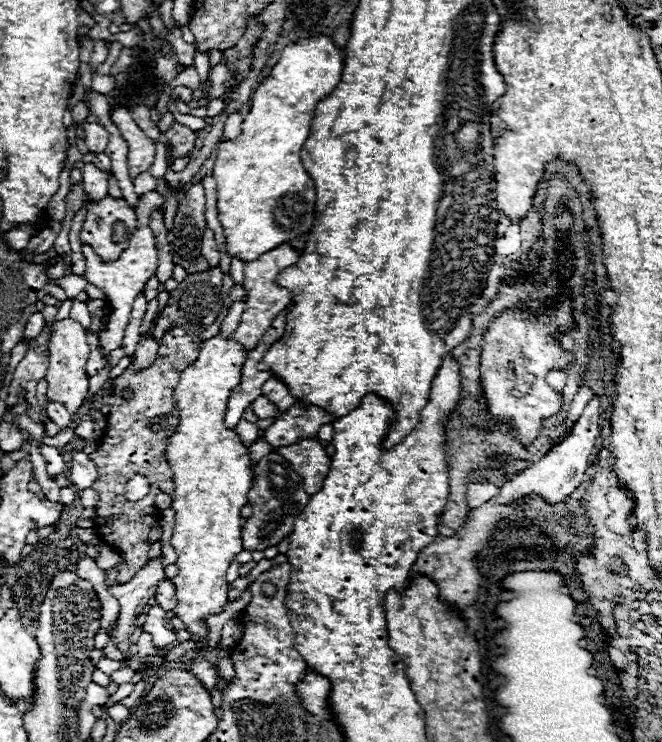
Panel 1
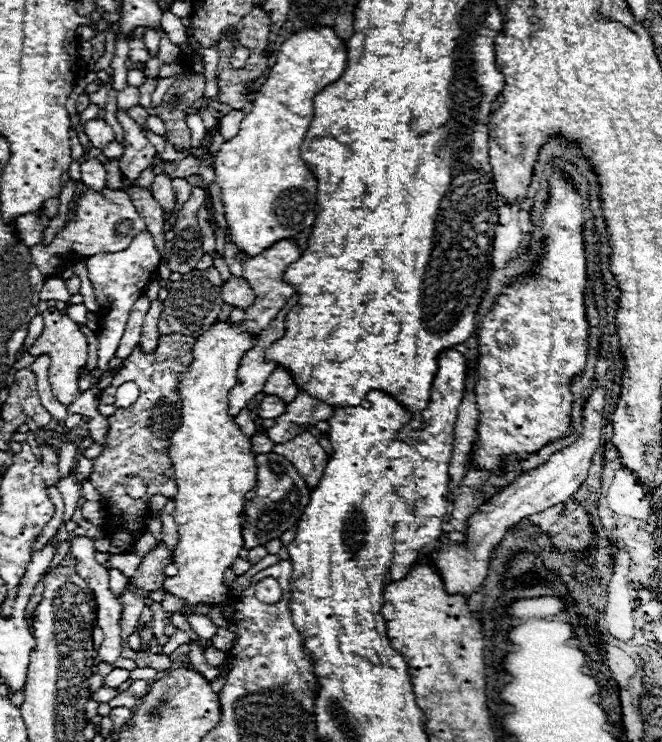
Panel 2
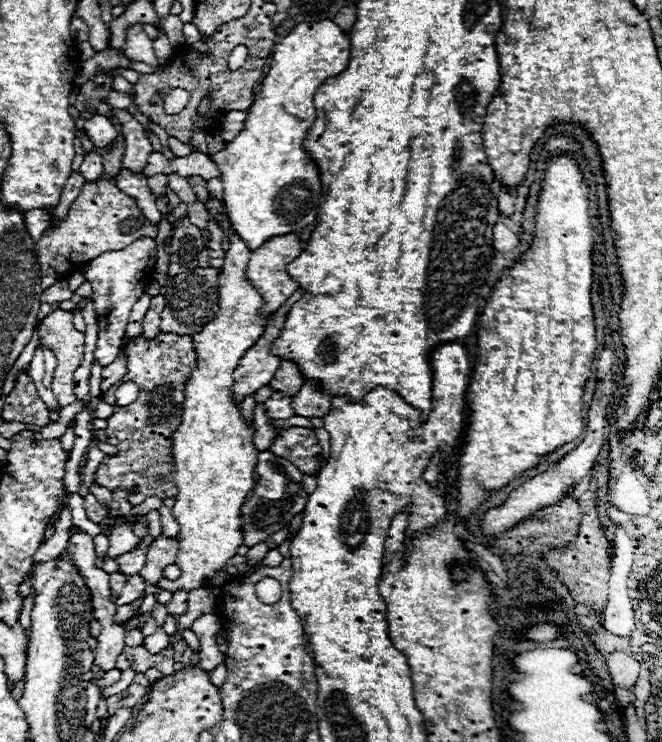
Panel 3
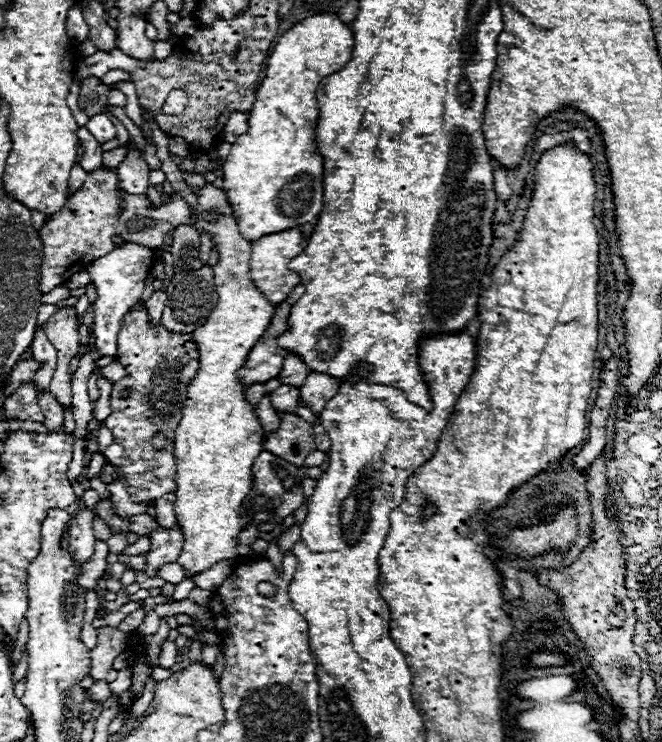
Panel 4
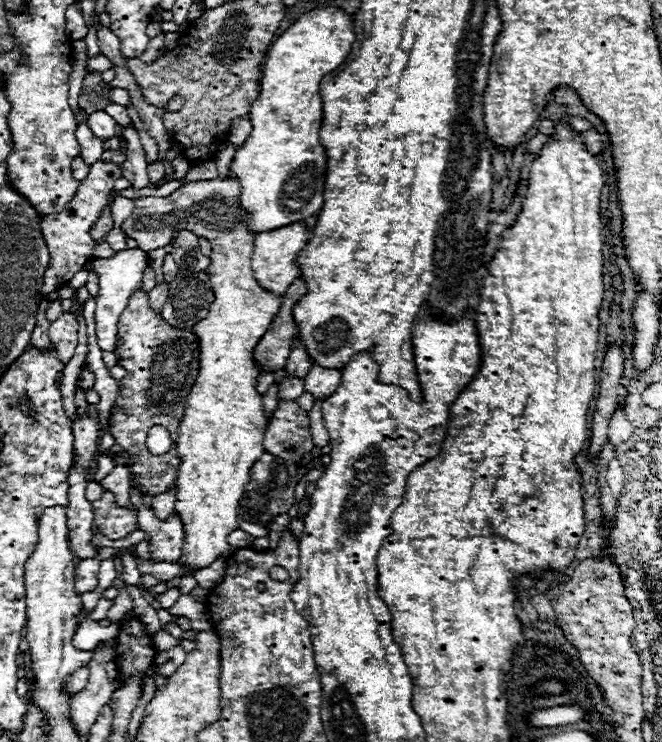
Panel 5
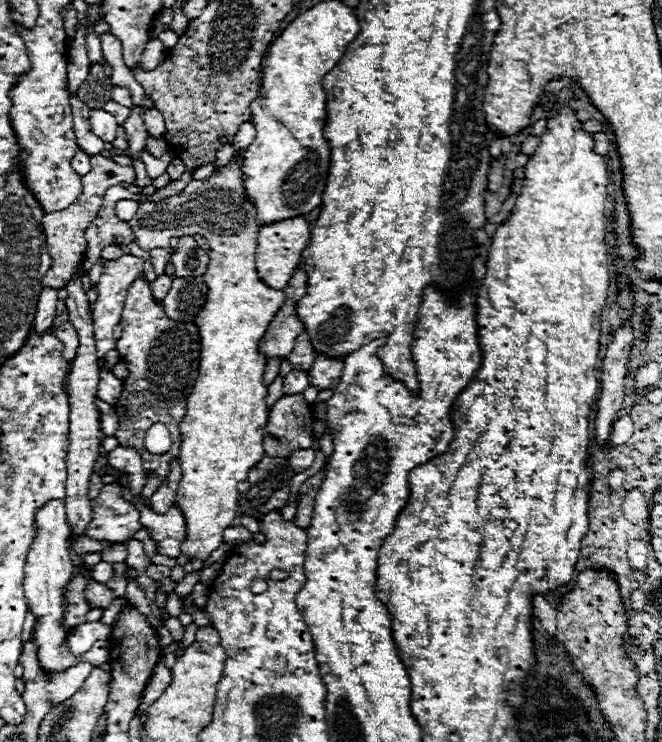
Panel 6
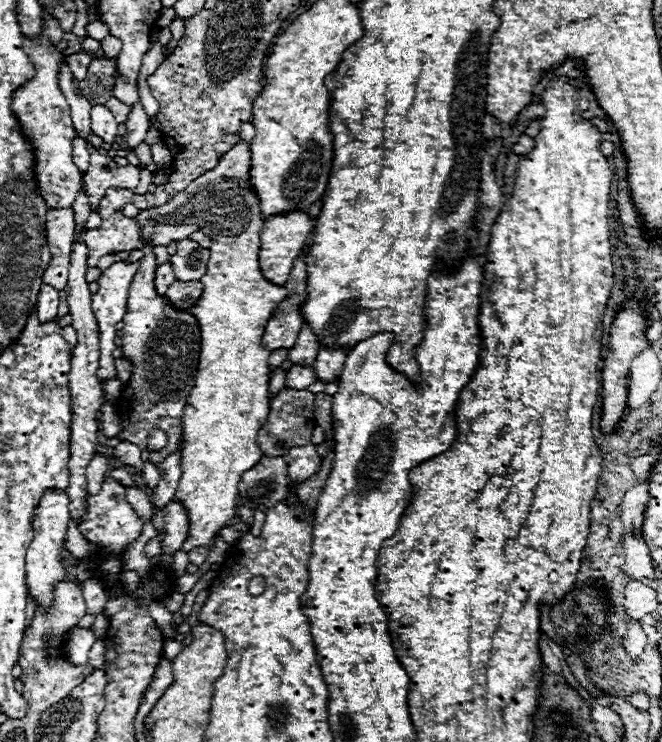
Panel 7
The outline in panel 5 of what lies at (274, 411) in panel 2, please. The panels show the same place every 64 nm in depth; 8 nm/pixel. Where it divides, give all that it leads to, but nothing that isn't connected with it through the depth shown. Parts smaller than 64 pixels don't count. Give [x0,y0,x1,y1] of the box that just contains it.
[280,378,304,400]

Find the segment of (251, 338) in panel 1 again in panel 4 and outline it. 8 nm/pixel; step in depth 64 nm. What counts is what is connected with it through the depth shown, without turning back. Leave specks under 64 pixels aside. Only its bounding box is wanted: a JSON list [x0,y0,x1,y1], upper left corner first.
[250,228,306,304]

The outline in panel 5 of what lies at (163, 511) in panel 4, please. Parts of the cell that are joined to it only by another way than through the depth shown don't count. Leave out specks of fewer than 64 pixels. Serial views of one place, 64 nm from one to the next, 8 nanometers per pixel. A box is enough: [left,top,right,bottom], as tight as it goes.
[152,484,176,518]

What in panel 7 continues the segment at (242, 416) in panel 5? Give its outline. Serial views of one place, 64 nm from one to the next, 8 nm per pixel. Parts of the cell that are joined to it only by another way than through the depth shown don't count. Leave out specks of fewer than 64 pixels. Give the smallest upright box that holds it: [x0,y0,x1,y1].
[138,142,288,550]

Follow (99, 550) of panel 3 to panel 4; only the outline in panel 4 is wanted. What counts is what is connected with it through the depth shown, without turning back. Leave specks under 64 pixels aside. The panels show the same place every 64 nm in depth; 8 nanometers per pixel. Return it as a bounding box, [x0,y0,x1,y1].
[80,540,108,590]

